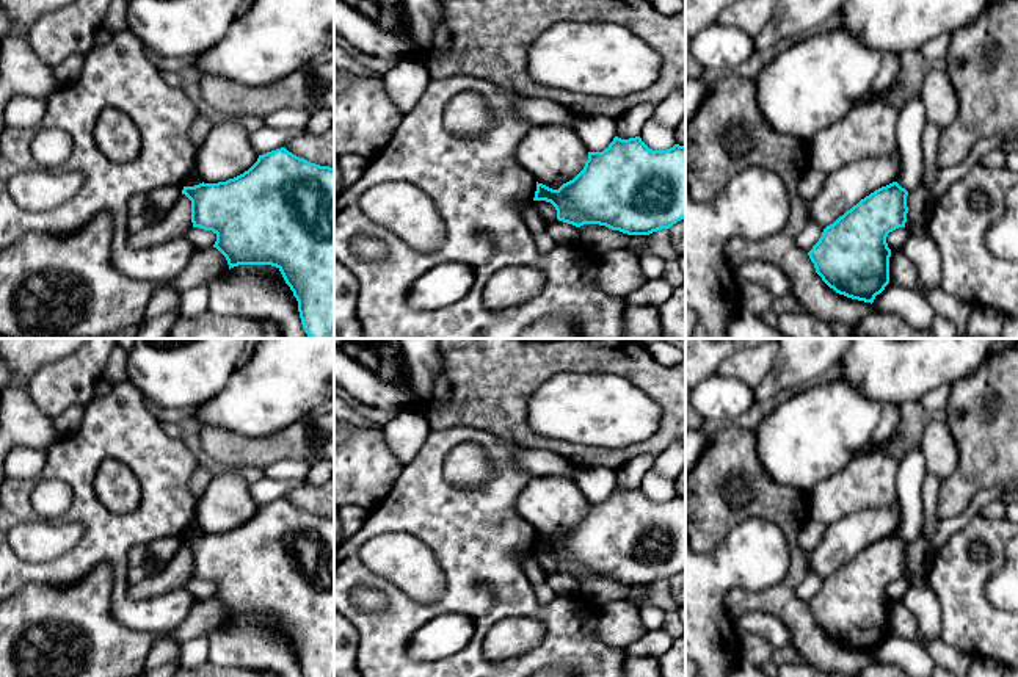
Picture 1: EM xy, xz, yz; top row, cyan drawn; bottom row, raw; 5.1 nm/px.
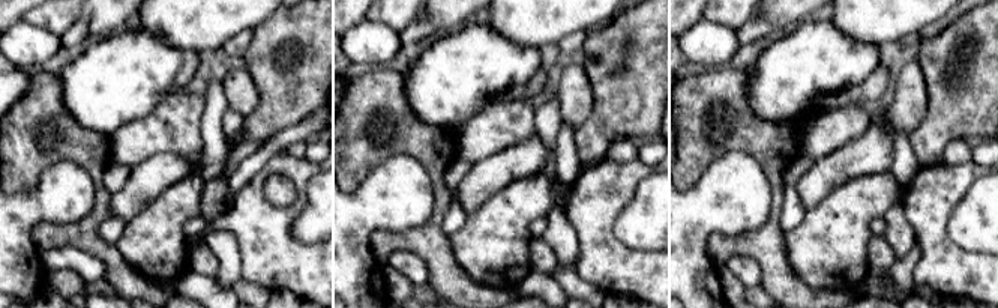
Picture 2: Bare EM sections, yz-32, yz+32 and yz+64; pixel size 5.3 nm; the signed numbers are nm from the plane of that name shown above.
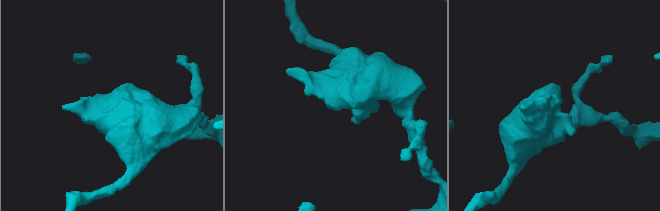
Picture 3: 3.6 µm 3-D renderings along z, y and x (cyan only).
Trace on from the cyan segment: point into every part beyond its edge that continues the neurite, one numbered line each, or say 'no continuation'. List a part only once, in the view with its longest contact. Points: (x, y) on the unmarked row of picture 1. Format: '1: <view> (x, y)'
no continuation

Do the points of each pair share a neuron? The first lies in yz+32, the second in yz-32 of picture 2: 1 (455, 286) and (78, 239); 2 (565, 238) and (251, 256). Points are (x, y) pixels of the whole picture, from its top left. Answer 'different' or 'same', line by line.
1: same
2: different

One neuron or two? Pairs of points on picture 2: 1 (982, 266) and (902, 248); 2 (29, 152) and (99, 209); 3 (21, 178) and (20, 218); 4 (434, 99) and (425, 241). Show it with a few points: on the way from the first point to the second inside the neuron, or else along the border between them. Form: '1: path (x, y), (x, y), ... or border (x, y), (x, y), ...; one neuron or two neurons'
1: border (902, 209), (916, 242); two neurons
2: path (54, 152), (77, 152), (96, 172), (99, 184); one neuron
3: border (47, 167), (32, 190), (15, 194); two neurons
4: border (408, 98), (410, 108), (422, 120), (455, 129); two neurons

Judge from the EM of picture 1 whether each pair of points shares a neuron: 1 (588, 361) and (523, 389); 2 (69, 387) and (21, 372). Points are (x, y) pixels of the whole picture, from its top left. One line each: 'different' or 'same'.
1: same
2: different

